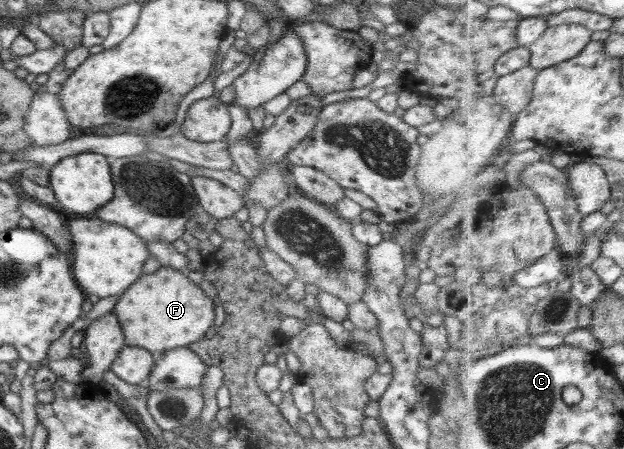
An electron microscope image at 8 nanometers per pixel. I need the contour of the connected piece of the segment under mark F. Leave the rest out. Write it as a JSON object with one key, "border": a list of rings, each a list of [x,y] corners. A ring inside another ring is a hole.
{"border":[[[160,267],[153,274],[142,274],[121,296],[113,307],[114,313],[120,322],[127,346],[138,346],[158,355],[169,349],[188,347],[191,342],[201,340],[205,332],[211,328],[215,320],[213,301],[207,294],[187,278],[186,272],[177,272],[171,268]]]}

